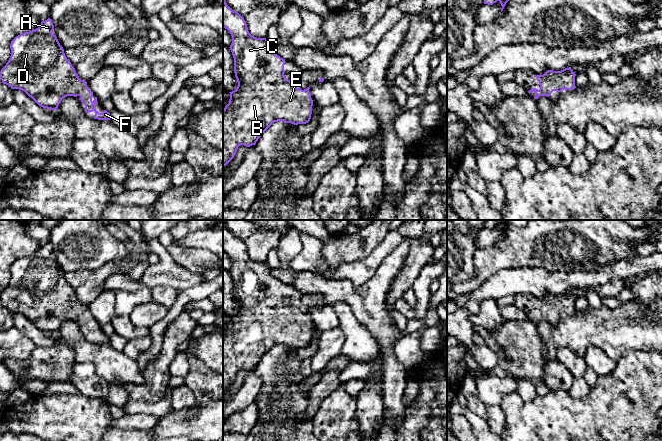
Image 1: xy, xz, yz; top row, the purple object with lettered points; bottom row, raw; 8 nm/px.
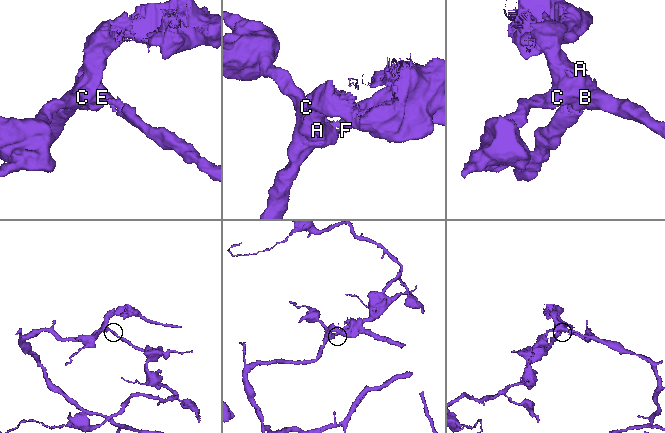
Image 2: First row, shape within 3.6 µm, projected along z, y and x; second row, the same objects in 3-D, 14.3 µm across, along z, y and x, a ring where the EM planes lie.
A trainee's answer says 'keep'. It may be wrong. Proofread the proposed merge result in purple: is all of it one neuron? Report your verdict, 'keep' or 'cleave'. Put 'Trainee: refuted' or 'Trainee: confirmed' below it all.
keep
Trainee: confirmed

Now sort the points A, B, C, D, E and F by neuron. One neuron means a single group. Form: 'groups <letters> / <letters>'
groups A B C D E F

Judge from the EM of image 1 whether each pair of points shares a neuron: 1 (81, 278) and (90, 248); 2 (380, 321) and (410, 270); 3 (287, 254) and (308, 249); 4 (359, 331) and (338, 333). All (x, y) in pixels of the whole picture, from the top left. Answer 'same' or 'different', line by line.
1: different
2: different
3: different
4: different

